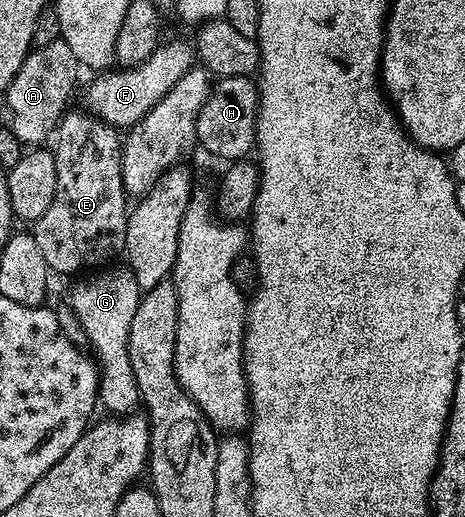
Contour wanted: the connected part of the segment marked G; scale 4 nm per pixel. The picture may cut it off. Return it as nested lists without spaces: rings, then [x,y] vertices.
[[[124,265],[112,268],[104,267],[83,276],[86,278],[75,285],[68,301],[83,327],[85,340],[88,339],[95,353],[100,372],[99,402],[110,410],[107,412],[125,415],[131,414],[140,401],[137,381],[130,366],[128,343],[130,324],[134,321],[142,292],[132,270]]]

